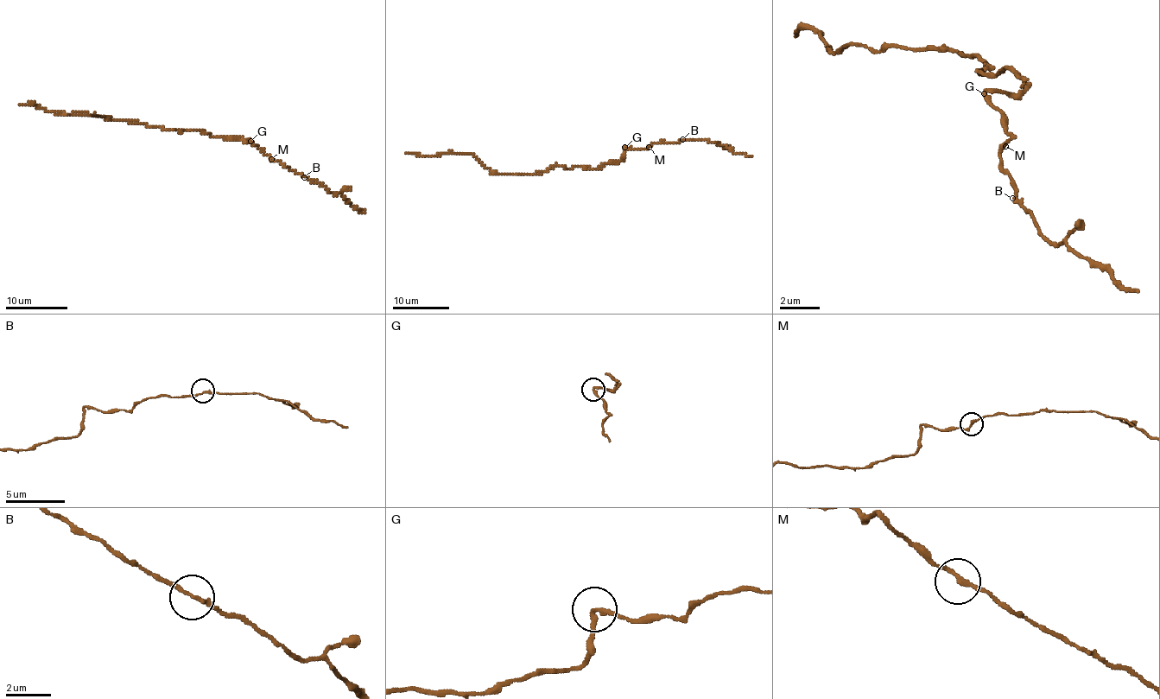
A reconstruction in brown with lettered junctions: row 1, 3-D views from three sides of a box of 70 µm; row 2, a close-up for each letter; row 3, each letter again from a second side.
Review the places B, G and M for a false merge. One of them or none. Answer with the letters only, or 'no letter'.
no letter

